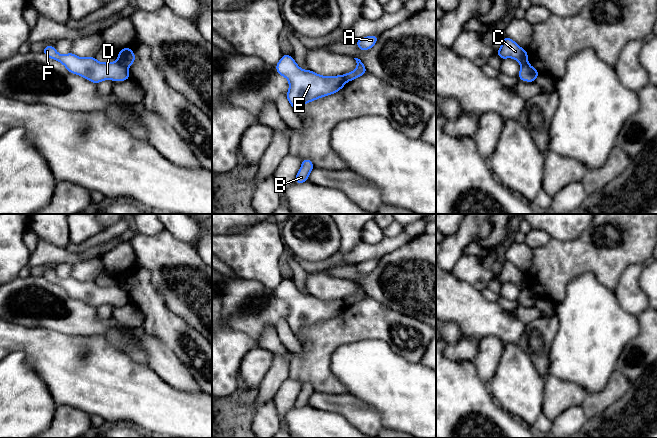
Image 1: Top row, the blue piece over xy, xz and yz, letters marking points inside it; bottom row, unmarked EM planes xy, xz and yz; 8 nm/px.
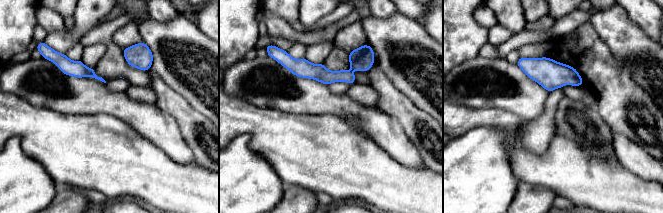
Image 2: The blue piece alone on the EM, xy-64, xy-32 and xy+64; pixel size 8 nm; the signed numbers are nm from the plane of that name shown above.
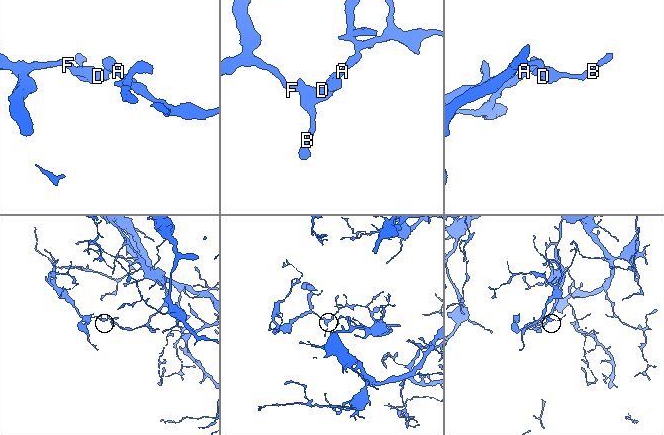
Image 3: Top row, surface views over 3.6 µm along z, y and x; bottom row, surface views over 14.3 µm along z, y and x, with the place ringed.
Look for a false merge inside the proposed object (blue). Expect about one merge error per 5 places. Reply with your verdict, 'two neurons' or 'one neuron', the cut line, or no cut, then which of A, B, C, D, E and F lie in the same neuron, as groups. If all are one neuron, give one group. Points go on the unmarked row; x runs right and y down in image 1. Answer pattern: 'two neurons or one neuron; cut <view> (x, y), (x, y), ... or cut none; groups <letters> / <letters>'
two neurons; cut xy (118, 284), (127, 292); groups A C / B D E F

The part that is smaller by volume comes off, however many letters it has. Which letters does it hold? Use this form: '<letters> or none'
B, D, E, F

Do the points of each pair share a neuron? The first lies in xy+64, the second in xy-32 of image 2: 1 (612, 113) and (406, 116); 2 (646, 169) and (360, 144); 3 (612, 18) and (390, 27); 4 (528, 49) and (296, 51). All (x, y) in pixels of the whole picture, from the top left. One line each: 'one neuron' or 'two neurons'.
1: one neuron
2: two neurons
3: one neuron
4: two neurons

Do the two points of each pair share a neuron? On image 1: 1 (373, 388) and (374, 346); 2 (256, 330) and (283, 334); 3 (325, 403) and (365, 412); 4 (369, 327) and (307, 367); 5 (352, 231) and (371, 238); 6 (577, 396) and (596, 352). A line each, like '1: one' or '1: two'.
1: one
2: two
3: one
4: one
5: two
6: two

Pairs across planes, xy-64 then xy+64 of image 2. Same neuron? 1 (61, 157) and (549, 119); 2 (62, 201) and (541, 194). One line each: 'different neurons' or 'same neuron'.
1: different neurons
2: same neuron

